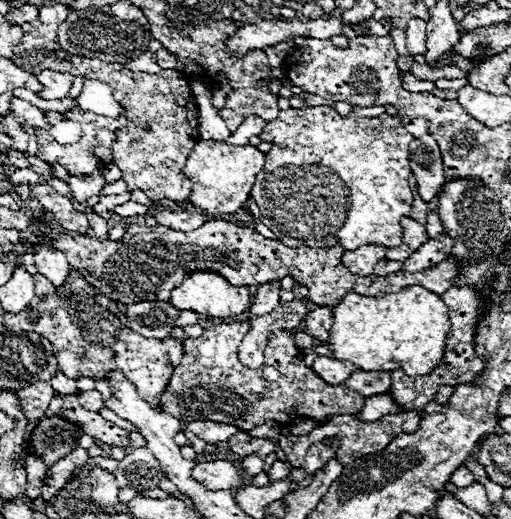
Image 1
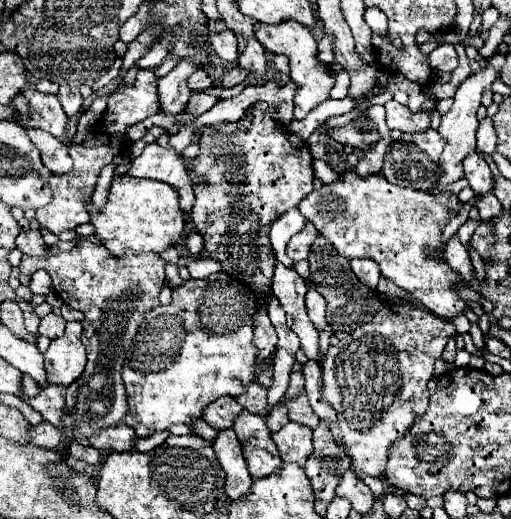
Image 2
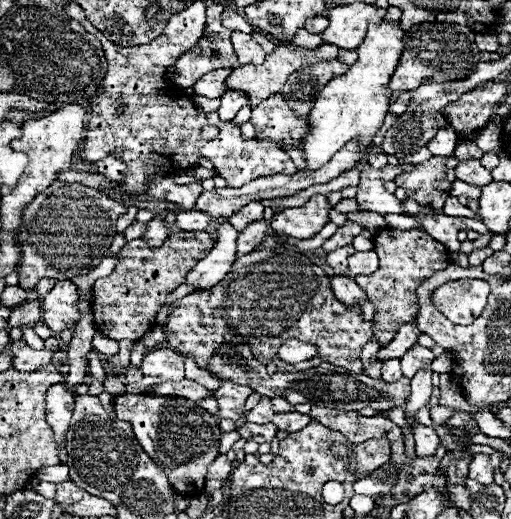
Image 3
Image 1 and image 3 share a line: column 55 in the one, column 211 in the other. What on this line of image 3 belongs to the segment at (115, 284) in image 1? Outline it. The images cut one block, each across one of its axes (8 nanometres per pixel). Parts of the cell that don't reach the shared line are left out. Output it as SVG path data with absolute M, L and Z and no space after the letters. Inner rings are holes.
M174 232L164 240L164 244L160 248L148 248L148 244L142 238L124 244L124 248L118 252L122 258L120 258L120 262L116 264L116 268L110 276L100 278L94 284L93 316L97 329L104 336L108 336L112 340L118 340L118 344L120 344L118 354L114 354L114 356L104 356L102 354L100 356L102 360L106 358L104 366L108 366L108 368L128 368L130 366L130 350L132 350L134 342L140 340L148 330L152 330L152 326L156 322L154 318L156 318L162 302L168 298L168 294L176 286L180 286L184 282L190 268L204 254L208 254L212 250L212 244L214 244L214 240L212 240L212 234L208 234L208 232Z

